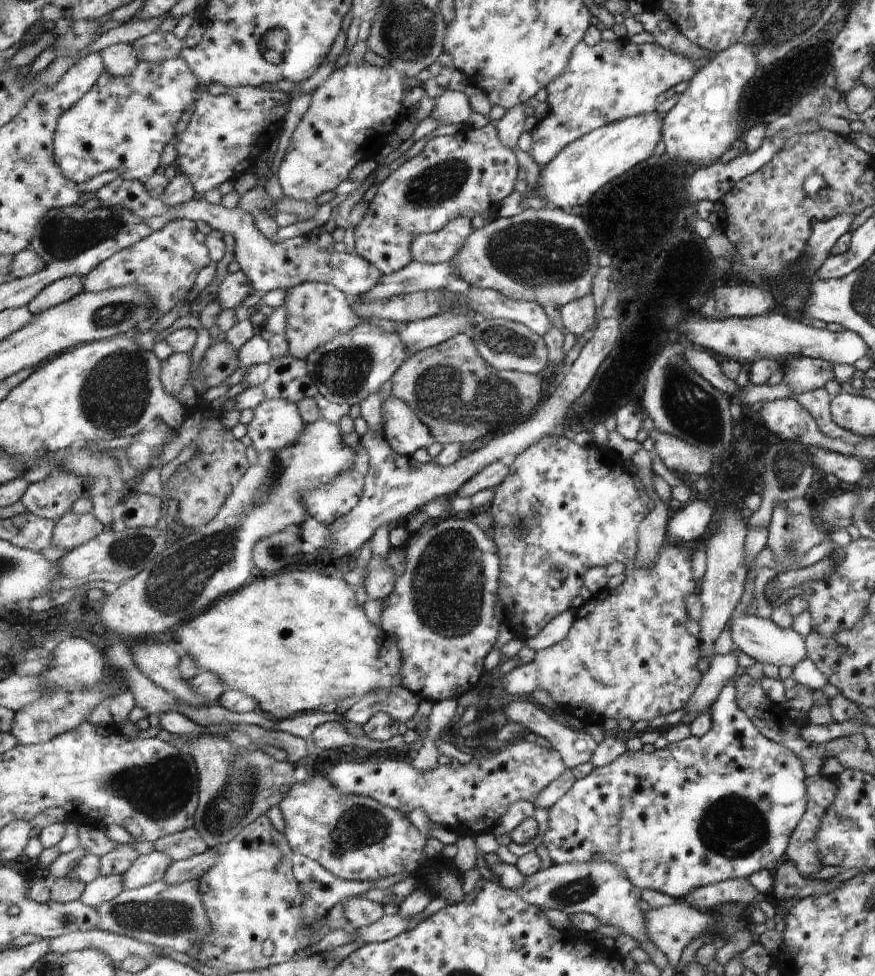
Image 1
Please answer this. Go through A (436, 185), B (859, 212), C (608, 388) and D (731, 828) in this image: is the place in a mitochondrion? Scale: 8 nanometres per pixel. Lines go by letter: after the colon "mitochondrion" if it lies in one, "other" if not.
A: mitochondrion
B: other
C: mitochondrion
D: mitochondrion

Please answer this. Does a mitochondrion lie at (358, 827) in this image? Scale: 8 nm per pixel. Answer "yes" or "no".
yes

